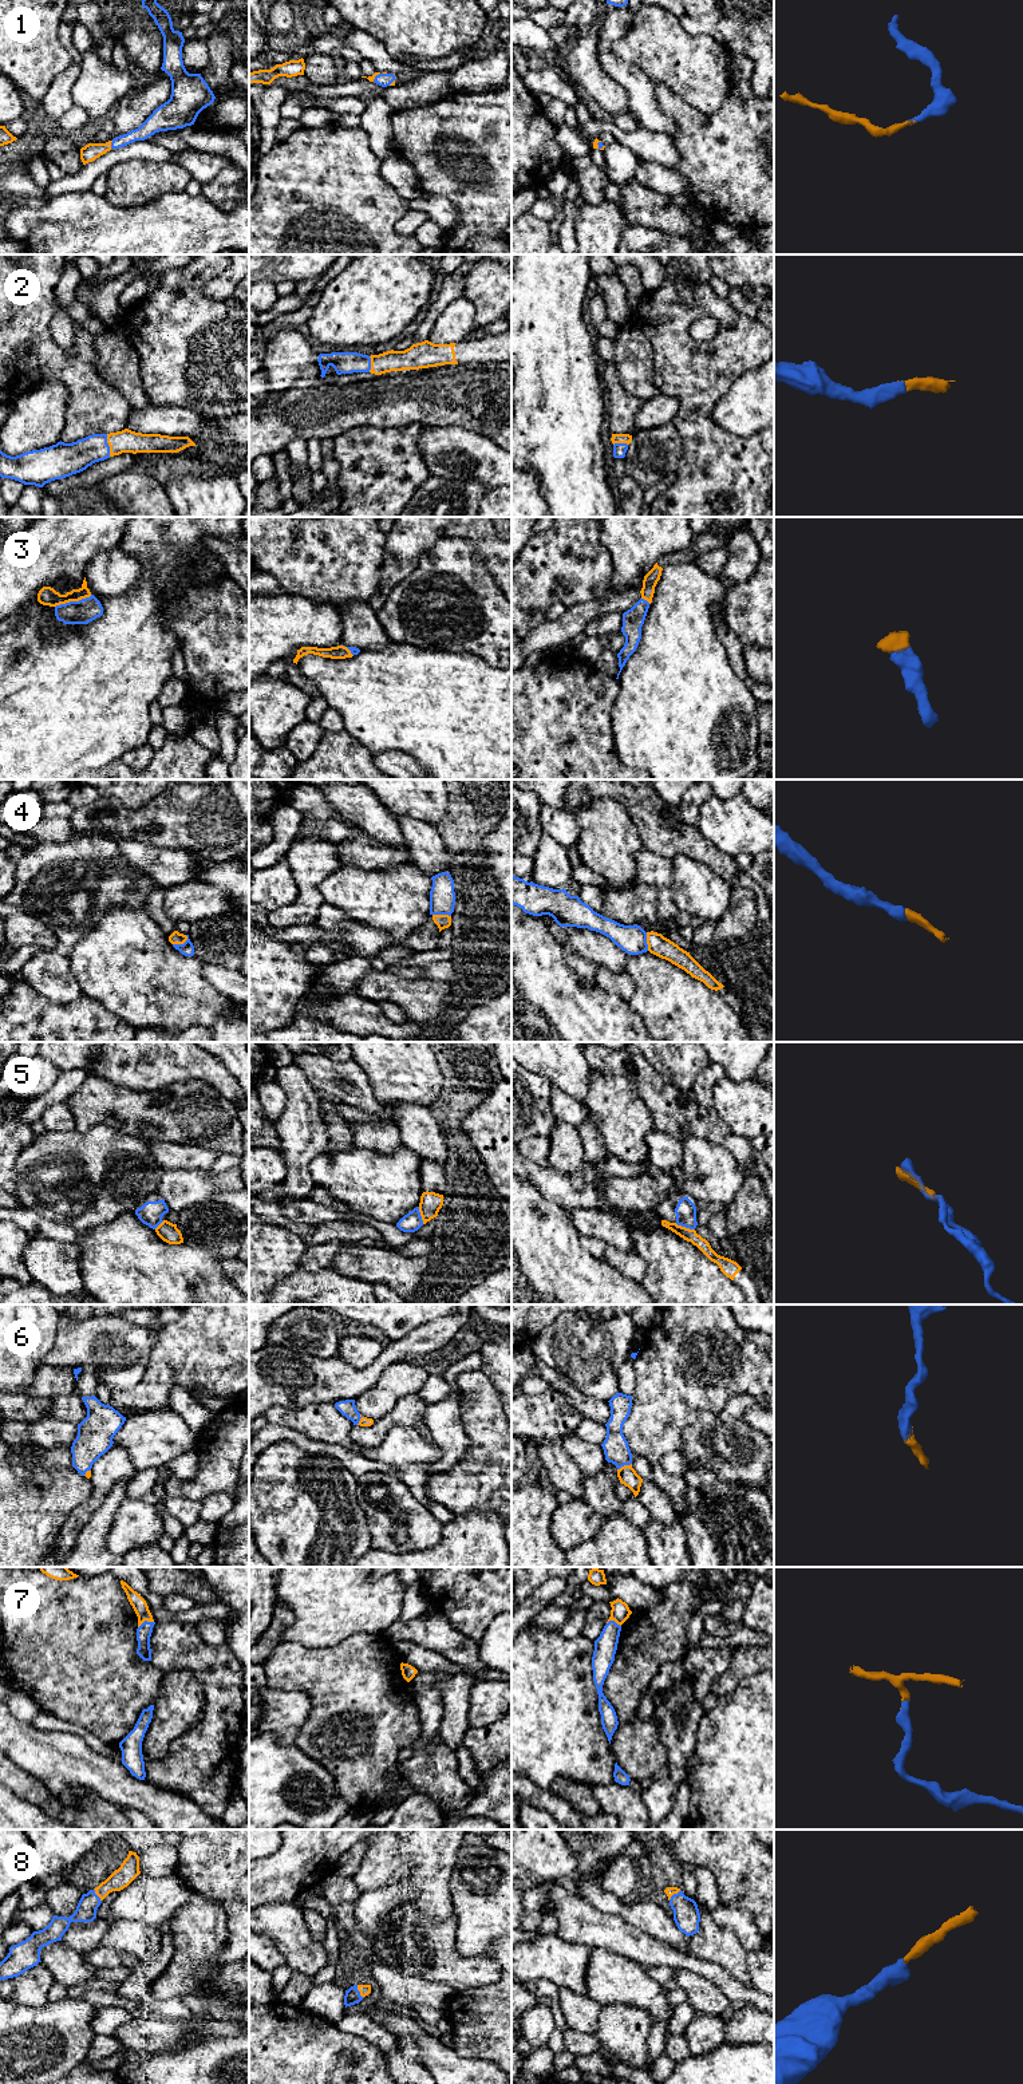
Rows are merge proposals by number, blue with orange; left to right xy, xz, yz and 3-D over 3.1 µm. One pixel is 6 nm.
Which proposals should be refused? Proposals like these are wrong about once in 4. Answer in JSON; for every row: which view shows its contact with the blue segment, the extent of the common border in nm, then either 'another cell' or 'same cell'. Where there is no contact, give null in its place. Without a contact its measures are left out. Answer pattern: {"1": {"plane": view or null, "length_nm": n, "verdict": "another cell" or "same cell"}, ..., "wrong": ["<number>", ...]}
{"1": {"plane": "xy", "length_nm": 50, "verdict": "same cell"}, "2": {"plane": "xy", "length_nm": 140, "verdict": "same cell"}, "3": {"plane": "xy", "length_nm": 240, "verdict": "same cell"}, "4": {"plane": "xy", "length_nm": 110, "verdict": "same cell"}, "5": {"plane": "yz", "length_nm": 130, "verdict": "another cell"}, "6": {"plane": "yz", "length_nm": 100, "verdict": "same cell"}, "7": {"plane": "xy", "length_nm": 100, "verdict": "same cell"}, "8": {"plane": "xz", "length_nm": 90, "verdict": "same cell"}, "wrong": ["5"]}

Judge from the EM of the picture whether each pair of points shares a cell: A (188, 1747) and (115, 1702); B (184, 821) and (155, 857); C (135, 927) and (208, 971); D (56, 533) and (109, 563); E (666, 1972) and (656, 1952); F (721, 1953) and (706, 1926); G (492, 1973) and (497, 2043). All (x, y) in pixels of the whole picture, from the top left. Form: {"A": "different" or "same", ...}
{"A": "different", "B": "different", "C": "different", "D": "different", "E": "different", "F": "same", "G": "different"}

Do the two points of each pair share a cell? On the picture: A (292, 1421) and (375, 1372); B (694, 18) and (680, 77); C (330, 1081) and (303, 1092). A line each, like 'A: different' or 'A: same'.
A: different
B: different
C: different

